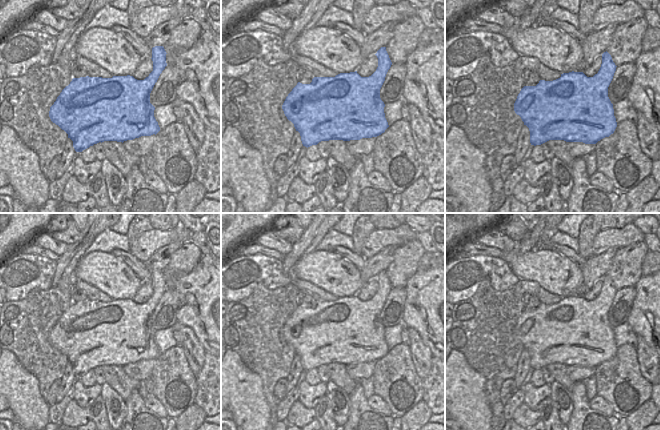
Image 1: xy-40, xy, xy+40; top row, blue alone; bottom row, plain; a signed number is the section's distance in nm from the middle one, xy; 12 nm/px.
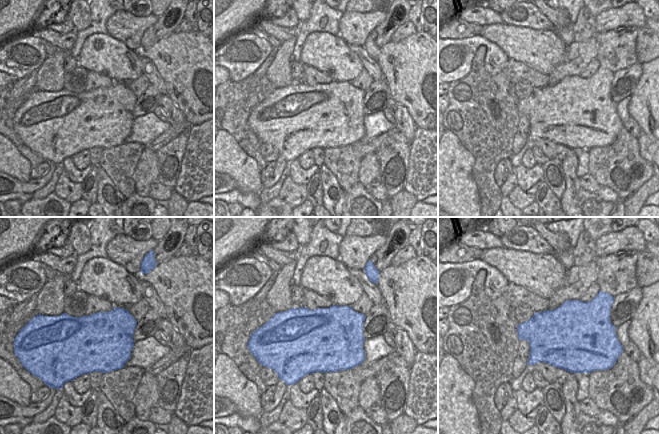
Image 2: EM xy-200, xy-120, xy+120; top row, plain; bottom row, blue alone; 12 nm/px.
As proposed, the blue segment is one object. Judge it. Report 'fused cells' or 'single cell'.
single cell

